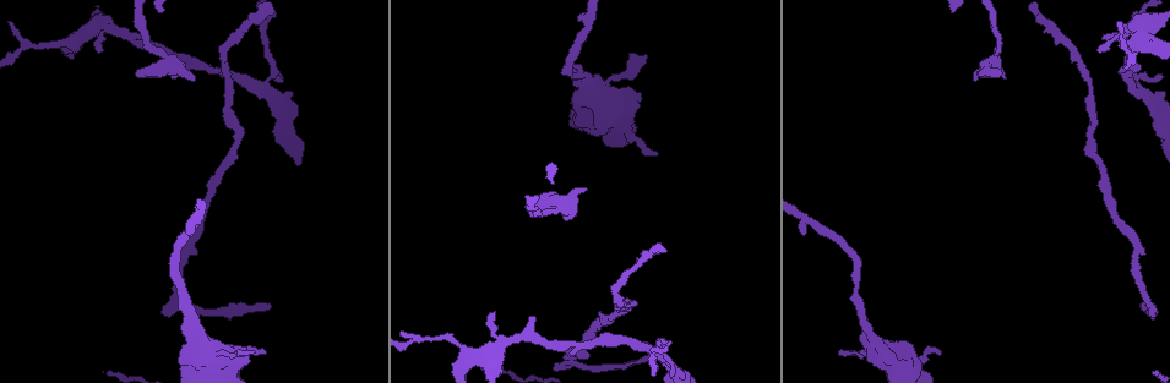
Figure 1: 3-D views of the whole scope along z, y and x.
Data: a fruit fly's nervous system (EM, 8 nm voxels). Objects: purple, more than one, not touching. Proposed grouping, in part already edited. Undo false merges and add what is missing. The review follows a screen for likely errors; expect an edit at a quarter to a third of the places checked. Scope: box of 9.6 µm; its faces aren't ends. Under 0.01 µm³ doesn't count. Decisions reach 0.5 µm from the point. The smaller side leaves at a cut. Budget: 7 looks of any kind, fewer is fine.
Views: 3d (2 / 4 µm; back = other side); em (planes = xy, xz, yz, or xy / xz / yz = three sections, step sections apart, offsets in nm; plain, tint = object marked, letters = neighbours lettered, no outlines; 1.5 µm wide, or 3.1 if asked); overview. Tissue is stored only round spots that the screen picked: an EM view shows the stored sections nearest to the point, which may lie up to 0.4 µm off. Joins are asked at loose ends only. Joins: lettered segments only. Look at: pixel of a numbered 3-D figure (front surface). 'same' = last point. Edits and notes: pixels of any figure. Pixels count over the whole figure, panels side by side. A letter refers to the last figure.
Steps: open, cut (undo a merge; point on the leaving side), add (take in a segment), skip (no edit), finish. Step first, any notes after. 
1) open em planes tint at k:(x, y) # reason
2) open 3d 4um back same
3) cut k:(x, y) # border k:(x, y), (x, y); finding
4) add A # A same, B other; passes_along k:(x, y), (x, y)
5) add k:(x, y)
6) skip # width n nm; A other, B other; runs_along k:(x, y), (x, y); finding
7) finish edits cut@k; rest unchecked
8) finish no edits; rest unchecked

open 3d 4um back at 1:(1141, 304) # thin end

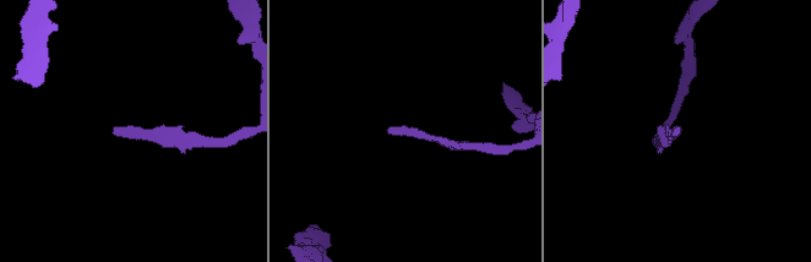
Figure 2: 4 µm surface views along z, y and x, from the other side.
open em planes letters at 2:(388, 129) # now the EM

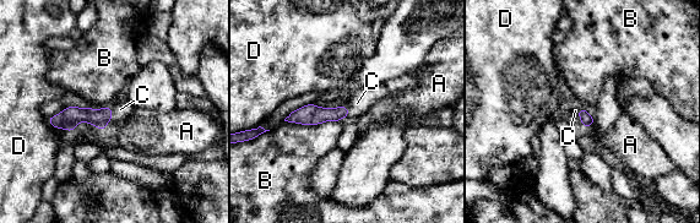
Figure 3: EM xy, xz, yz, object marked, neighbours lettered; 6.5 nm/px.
add C # A other, B other, C same, D other; passes_along 3:(99, 118), (112, 113), (120, 109); it goes on there

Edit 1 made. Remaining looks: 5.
open em planes letters at 1:(247, 82) # side arm on a straight run

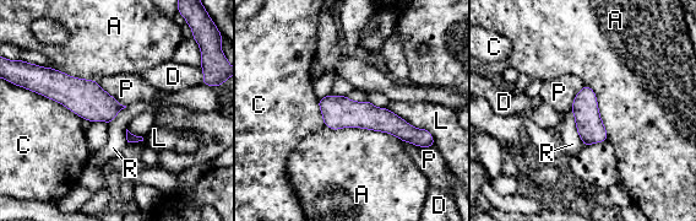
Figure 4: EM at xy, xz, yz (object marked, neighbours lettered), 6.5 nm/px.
skip # A other, C other, D other, L other, P other, R other; continuous, no second neuron

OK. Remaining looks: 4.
open 3d 2um at 1:(139, 71) # an open end

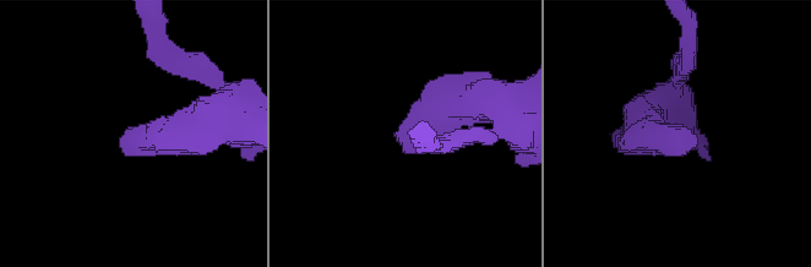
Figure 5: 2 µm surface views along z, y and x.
open em xy step 4 tint at 5:(131, 143)

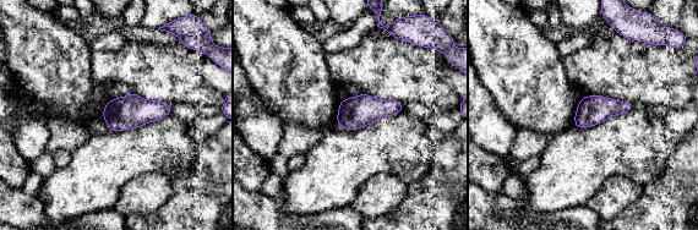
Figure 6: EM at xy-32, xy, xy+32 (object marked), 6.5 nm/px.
open em planes letters same

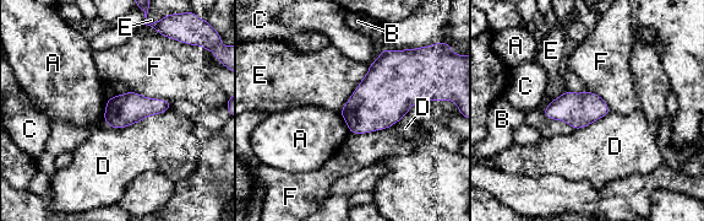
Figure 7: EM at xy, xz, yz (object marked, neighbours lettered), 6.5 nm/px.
skip # width 220 nm; A other, B other, C other, D other, E other, F other; border 7:(566, 90), (544, 113), (573, 128); none of them fits

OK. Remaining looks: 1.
finish edits add@3; rest unchecked

